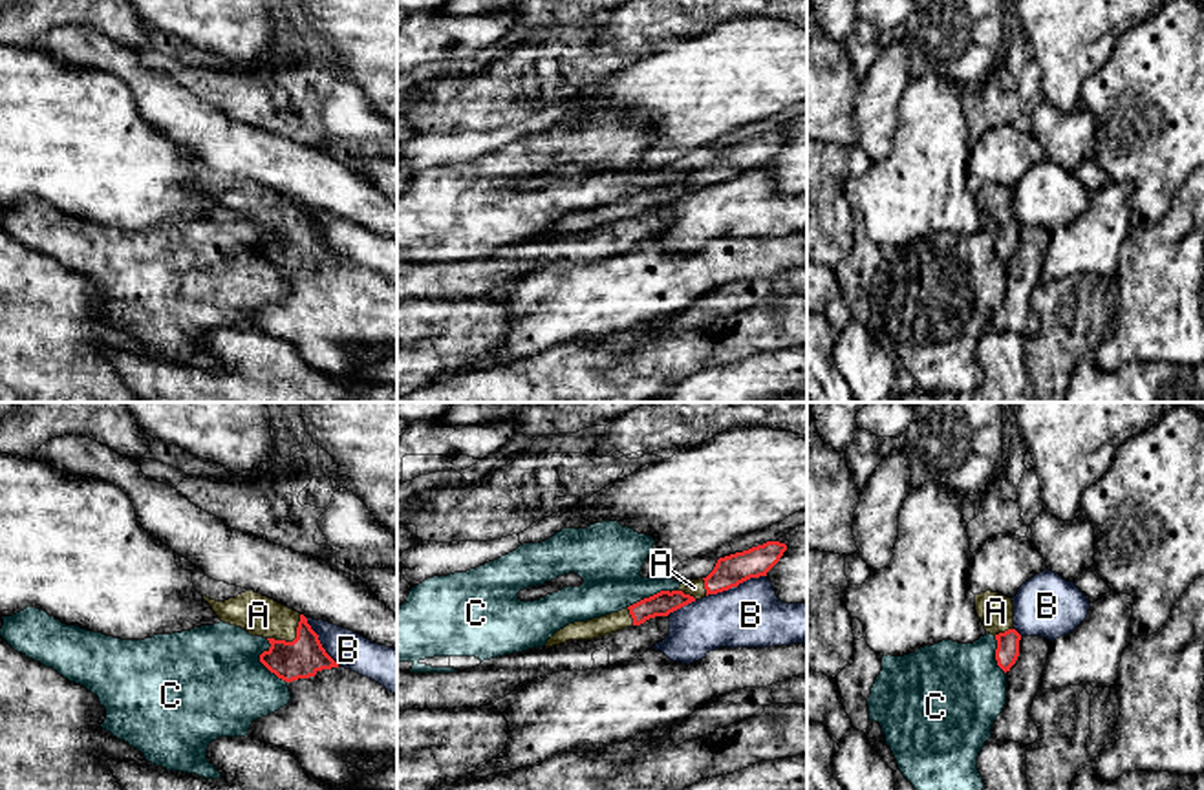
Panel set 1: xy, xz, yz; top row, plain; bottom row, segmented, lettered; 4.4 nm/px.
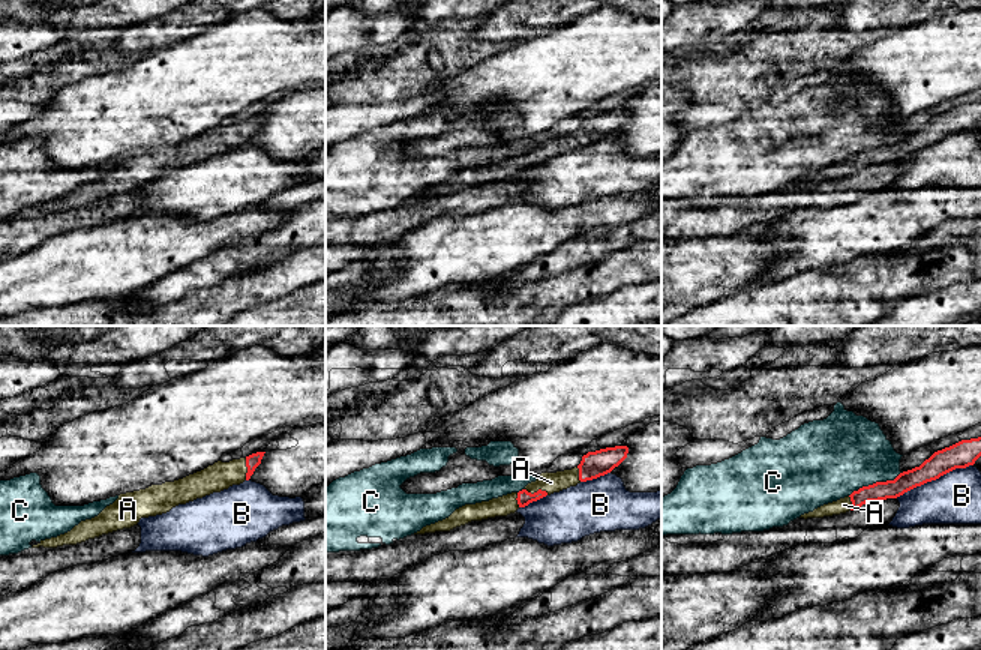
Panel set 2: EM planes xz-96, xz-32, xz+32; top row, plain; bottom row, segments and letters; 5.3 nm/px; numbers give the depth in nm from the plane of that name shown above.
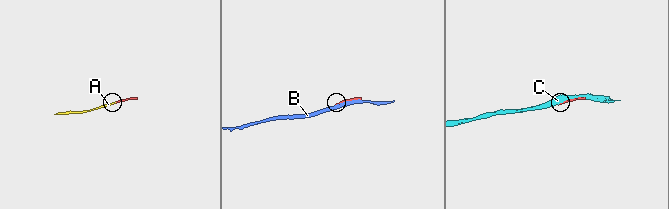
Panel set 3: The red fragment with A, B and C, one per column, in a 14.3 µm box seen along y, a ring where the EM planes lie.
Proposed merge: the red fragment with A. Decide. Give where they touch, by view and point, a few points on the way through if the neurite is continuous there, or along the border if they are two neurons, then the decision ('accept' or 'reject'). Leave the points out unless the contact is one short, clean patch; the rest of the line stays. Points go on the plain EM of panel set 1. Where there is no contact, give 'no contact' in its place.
xy (293, 231) | accept

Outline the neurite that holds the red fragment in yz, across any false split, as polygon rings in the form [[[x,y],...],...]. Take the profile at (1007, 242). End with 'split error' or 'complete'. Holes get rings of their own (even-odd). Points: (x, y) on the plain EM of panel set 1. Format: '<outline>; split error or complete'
[[[999,183],[975,185],[975,201],[986,223],[997,230],[995,251],[1006,263],[1019,247],[1021,225],[1014,219],[1014,192]]]; split error

